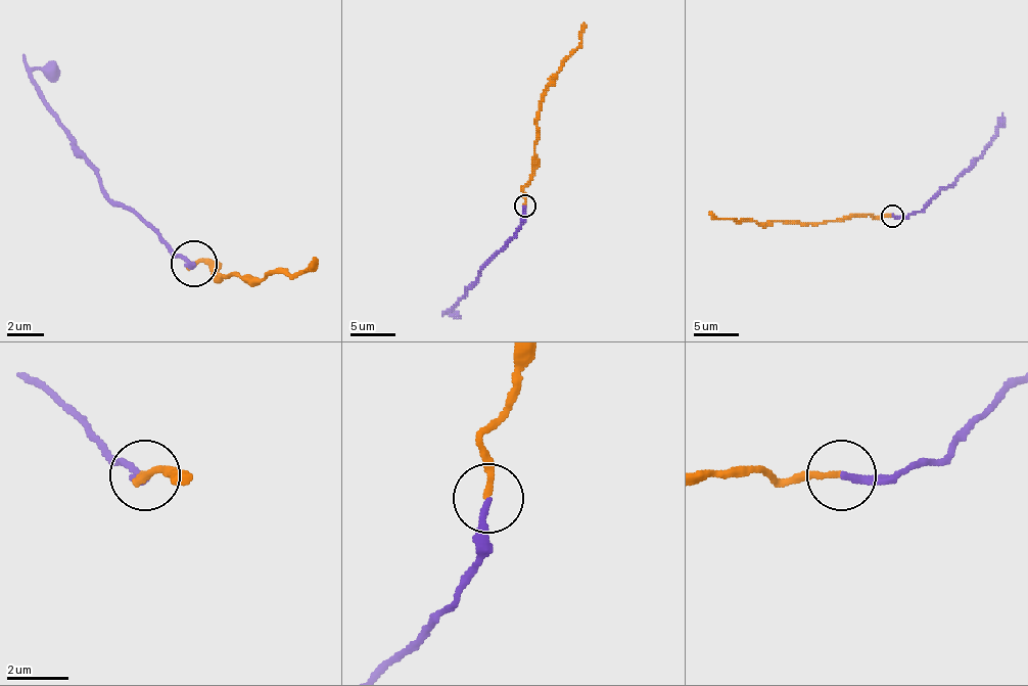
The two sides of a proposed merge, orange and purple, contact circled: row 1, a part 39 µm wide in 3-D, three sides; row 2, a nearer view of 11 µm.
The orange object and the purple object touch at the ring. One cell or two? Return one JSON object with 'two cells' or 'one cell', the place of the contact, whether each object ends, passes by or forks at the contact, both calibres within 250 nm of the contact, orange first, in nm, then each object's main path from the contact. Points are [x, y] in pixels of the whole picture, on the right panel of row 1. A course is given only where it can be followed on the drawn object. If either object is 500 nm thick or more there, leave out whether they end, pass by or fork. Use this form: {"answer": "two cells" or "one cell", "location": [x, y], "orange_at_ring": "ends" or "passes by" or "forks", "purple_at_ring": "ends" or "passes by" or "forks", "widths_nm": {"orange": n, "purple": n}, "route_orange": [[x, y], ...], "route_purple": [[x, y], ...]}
{"answer": "one cell", "location": [892, 216], "orange_at_ring": "ends", "purple_at_ring": "ends", "widths_nm": {"orange": 200, "purple": 200}, "route_orange": [[893, 216], [788, 223], [716, 219], [709, 212]], "route_purple": [[893, 216], [915, 214], [953, 183], [982, 153], [1000, 120], [1002, 125]]}

